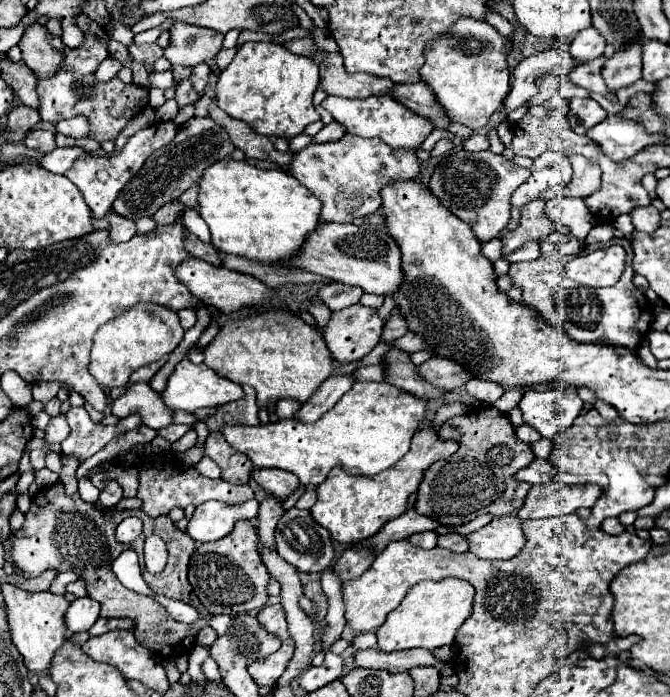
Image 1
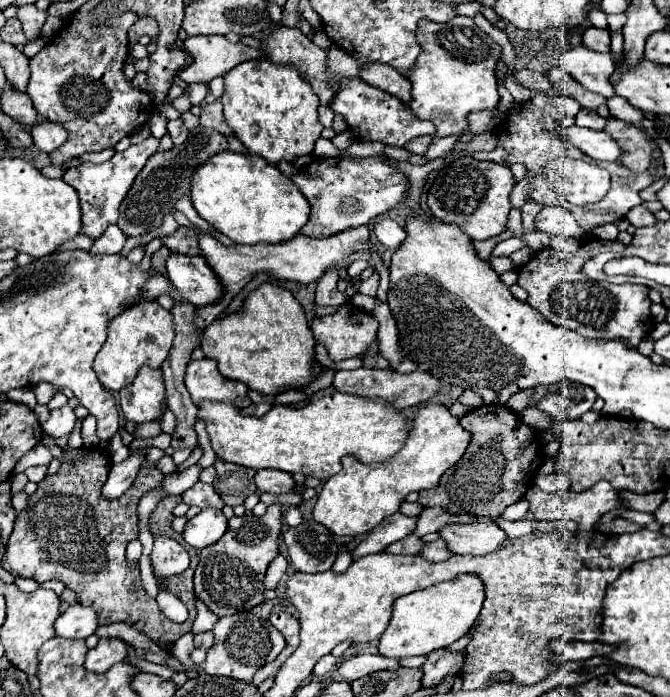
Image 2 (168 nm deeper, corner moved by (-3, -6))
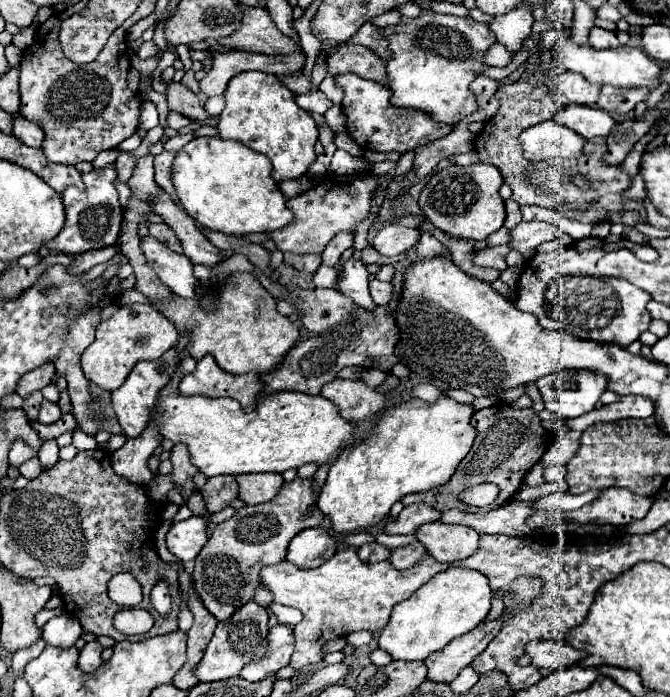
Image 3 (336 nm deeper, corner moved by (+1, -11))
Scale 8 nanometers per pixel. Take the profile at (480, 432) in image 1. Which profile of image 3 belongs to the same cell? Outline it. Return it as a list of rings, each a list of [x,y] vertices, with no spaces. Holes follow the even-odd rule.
[[[496,402],[492,408],[486,410],[478,410],[474,412],[470,424],[478,430],[476,440],[468,452],[468,456],[460,462],[460,468],[456,468],[456,472],[452,474],[452,480],[448,480],[448,484],[428,490],[428,492],[420,492],[420,494],[408,494],[402,498],[404,506],[410,504],[418,504],[424,502],[434,510],[448,510],[448,508],[458,508],[462,512],[469,513],[485,513],[494,508],[500,508],[502,504],[506,504],[522,486],[526,472],[532,468],[534,462],[538,462],[542,458],[544,452],[544,440],[542,440],[542,424],[538,420],[538,416],[534,414],[532,408],[526,410],[516,410],[512,406],[508,406],[506,402]],[[484,482],[492,482],[500,488],[498,500],[490,506],[476,508],[476,506],[468,506],[464,504],[458,496],[460,492],[464,492],[470,486],[478,486]]]

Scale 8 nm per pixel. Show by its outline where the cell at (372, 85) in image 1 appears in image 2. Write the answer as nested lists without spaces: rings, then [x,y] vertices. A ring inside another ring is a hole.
[[[278,25],[272,29],[270,37],[262,39],[262,45],[272,63],[286,63],[300,71],[300,75],[312,85],[320,99],[320,105],[330,105],[334,91],[328,85],[328,75],[324,71],[326,51],[316,47],[300,29]]]

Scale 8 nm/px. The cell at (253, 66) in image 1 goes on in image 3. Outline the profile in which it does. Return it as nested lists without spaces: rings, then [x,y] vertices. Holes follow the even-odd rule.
[[[240,72],[228,82],[224,96],[226,108],[222,110],[216,126],[220,138],[236,140],[268,156],[272,162],[272,178],[276,182],[286,178],[300,178],[316,160],[316,122],[308,110],[294,102],[294,92],[290,92],[276,76],[264,72]]]

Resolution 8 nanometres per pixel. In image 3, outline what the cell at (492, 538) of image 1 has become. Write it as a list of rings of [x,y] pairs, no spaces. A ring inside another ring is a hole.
[[[430,522],[418,528],[416,538],[428,548],[438,562],[456,562],[472,556],[478,548],[480,534],[468,526]]]

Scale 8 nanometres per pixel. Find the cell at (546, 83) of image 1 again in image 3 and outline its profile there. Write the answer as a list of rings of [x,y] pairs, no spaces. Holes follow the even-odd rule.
[[[566,70],[566,72],[562,72],[558,76],[558,88],[564,92],[564,96],[568,98],[568,102],[592,106],[598,100],[598,88],[600,86],[596,84],[596,88],[592,88],[592,84],[584,80],[584,76]]]

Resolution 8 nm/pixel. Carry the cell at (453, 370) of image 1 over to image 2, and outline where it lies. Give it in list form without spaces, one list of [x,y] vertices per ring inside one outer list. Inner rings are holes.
[[[356,369],[356,371],[336,371],[332,387],[340,393],[350,395],[362,395],[368,399],[382,399],[390,403],[394,409],[406,409],[412,405],[420,405],[430,401],[440,391],[440,381],[434,375],[428,375],[426,371],[412,371],[408,375],[394,373],[390,369]]]

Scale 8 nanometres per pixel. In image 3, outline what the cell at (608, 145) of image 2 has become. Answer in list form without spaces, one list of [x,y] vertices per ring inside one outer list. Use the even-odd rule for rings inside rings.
[[[548,120],[524,130],[520,134],[520,142],[528,160],[576,160],[584,154],[586,144],[578,132],[572,132],[558,120]]]

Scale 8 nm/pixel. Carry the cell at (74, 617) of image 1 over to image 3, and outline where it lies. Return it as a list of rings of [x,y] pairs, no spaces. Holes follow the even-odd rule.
[[[62,614],[58,618],[48,620],[42,626],[42,636],[44,636],[44,642],[50,646],[68,648],[68,646],[74,646],[76,640],[82,636],[82,626],[74,616]]]

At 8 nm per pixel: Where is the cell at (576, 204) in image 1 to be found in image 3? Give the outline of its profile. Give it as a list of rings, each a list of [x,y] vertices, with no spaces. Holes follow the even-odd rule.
[[[520,222],[512,230],[512,240],[510,246],[514,250],[520,250],[526,258],[532,258],[536,248],[546,242],[546,240],[556,240],[560,228],[554,224],[544,224],[544,222]]]

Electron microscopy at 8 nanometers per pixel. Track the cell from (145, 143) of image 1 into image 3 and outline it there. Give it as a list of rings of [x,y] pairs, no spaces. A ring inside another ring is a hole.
[[[108,164],[100,170],[92,170],[82,174],[84,190],[76,186],[68,186],[62,192],[62,200],[66,206],[66,224],[64,230],[52,238],[46,248],[62,254],[80,254],[96,248],[104,248],[108,244],[114,244],[118,240],[120,222],[122,222],[122,204],[118,200],[118,172],[114,164]]]

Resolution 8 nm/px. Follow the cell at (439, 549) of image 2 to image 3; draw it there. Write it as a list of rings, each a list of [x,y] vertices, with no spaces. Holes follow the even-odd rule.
[[[412,542],[408,546],[394,548],[392,554],[390,554],[390,562],[392,562],[394,568],[404,570],[404,568],[412,568],[414,564],[418,564],[424,556],[428,556],[428,550],[424,548],[424,544]]]

